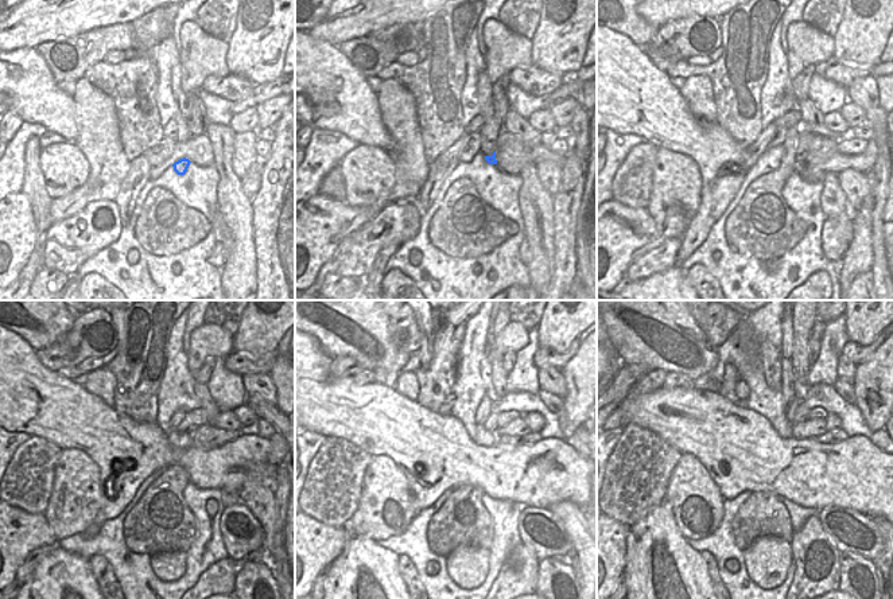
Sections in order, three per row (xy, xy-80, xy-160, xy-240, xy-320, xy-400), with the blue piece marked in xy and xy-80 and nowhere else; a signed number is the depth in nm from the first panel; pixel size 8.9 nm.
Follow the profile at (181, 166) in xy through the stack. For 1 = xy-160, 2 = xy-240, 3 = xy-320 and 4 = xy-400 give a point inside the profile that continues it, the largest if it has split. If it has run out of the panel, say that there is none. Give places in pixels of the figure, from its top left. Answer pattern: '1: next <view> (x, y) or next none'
1: next xy-160 (804, 139)
2: next xy-240 (205, 438)
3: next xy-320 (505, 442)
4: next xy-400 (829, 438)

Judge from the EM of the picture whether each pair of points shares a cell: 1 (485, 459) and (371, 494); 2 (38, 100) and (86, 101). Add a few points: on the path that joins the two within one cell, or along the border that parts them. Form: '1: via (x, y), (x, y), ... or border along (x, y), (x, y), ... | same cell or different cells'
1: border along (388, 456), (403, 473), (416, 512) | different cells
2: border along (72, 97), (76, 129), (78, 132) | different cells

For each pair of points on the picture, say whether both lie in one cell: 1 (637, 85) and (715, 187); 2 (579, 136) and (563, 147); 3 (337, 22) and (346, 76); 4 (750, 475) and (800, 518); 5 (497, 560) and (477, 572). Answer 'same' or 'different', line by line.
1: same
2: different
3: different
4: different
5: different

